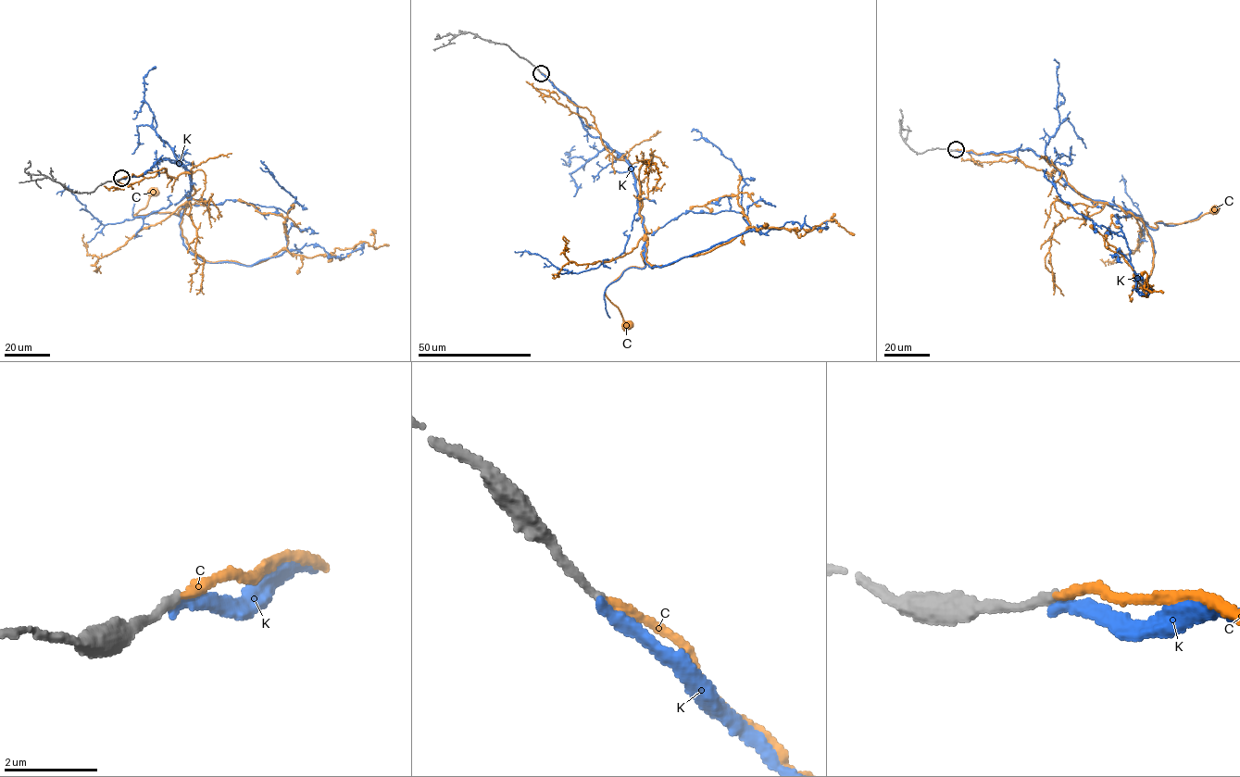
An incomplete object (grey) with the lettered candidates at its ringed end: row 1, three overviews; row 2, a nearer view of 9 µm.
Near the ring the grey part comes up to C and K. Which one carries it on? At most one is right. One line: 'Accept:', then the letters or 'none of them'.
Accept: C

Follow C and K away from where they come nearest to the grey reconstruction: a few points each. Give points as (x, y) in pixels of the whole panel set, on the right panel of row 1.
C: (956, 149), (1007, 155), (1051, 173), (1061, 170), (1084, 197), (1118, 205), (1147, 225), (1181, 224), (1214, 210)
K: (955, 150), (1032, 150), (1079, 193), (1132, 212), (1154, 250), (1140, 287), (1126, 239), (1078, 214), (1046, 169)

